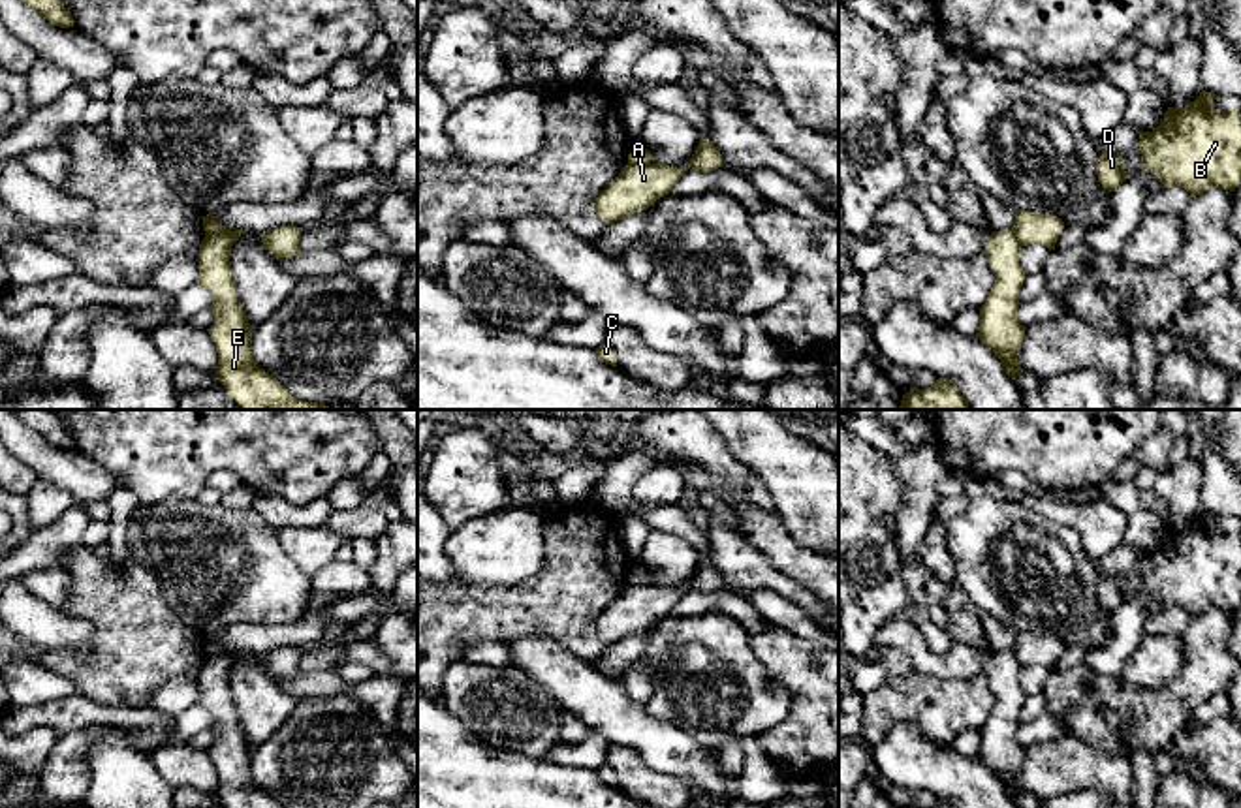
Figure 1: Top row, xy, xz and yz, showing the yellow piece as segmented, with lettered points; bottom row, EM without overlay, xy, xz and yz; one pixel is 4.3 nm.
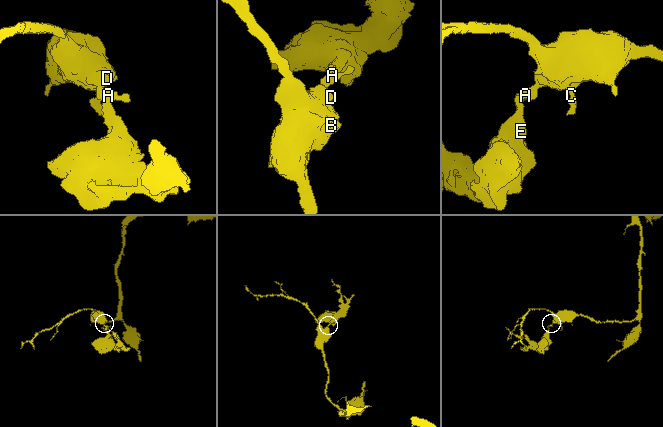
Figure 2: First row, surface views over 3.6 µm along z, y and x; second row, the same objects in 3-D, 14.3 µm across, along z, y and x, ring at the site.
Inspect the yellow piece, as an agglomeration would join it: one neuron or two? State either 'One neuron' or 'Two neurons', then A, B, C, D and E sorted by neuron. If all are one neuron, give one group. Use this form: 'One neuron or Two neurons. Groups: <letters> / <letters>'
Two neurons. Groups: A B C D / E

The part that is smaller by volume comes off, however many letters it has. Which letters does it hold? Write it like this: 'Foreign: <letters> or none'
Foreign: E

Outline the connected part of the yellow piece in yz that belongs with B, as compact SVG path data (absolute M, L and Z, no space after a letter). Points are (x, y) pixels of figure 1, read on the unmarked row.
M1202 511L1185 528L1168 528L1156 551L1141 552L1141 594L1156 596L1164 609L1181 607L1190 618L1241 605L1241 534L1215 532L1215 517Z

